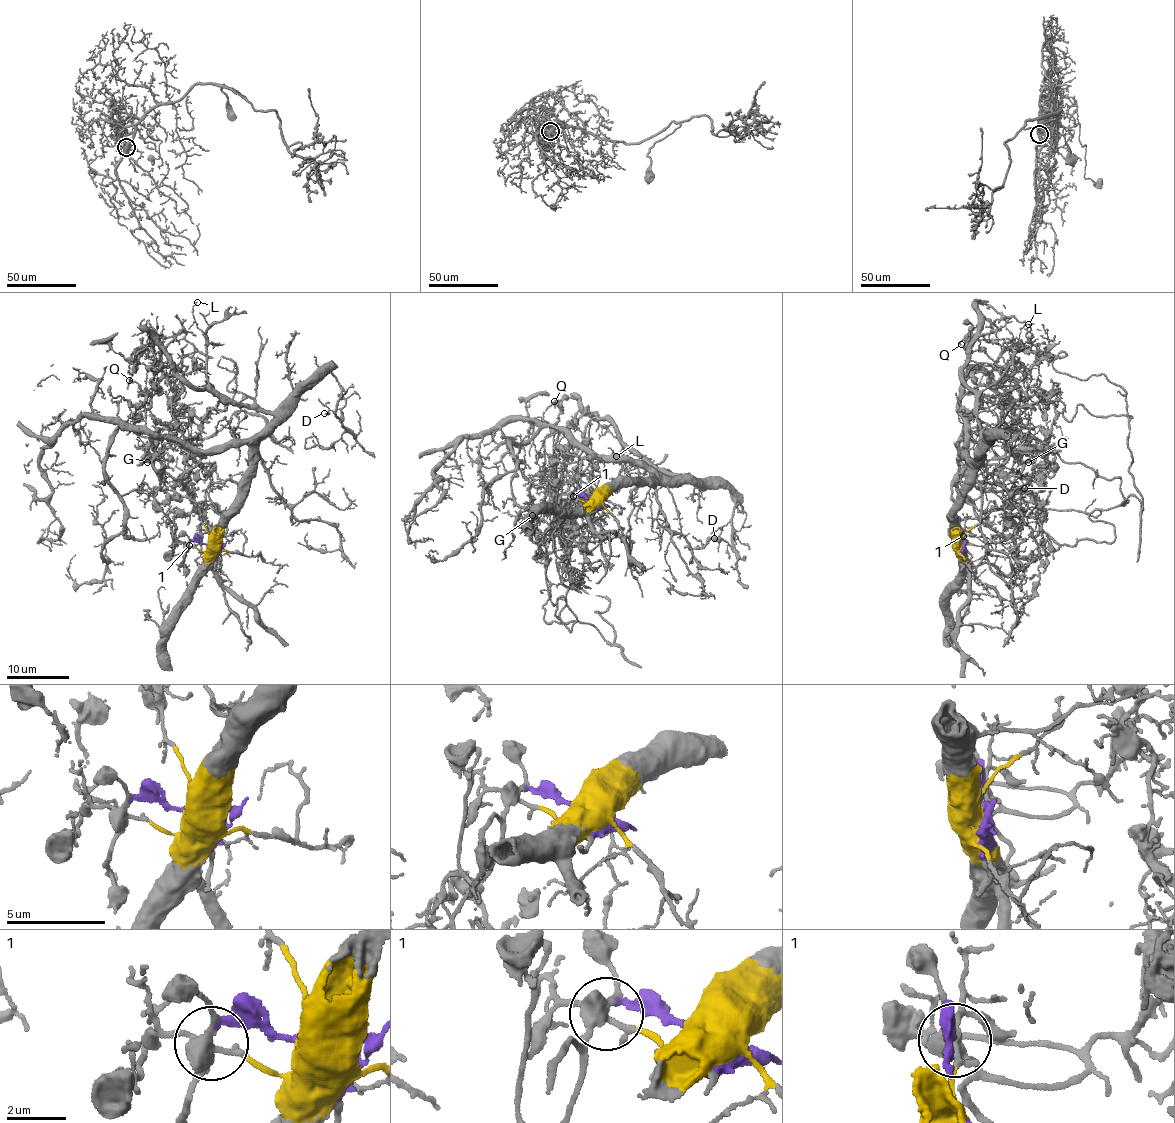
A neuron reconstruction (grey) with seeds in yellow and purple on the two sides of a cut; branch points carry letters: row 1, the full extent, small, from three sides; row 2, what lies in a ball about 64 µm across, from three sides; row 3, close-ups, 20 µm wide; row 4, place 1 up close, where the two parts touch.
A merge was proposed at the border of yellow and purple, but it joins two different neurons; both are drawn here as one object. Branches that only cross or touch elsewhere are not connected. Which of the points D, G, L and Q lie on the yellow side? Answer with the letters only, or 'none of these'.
D, L

